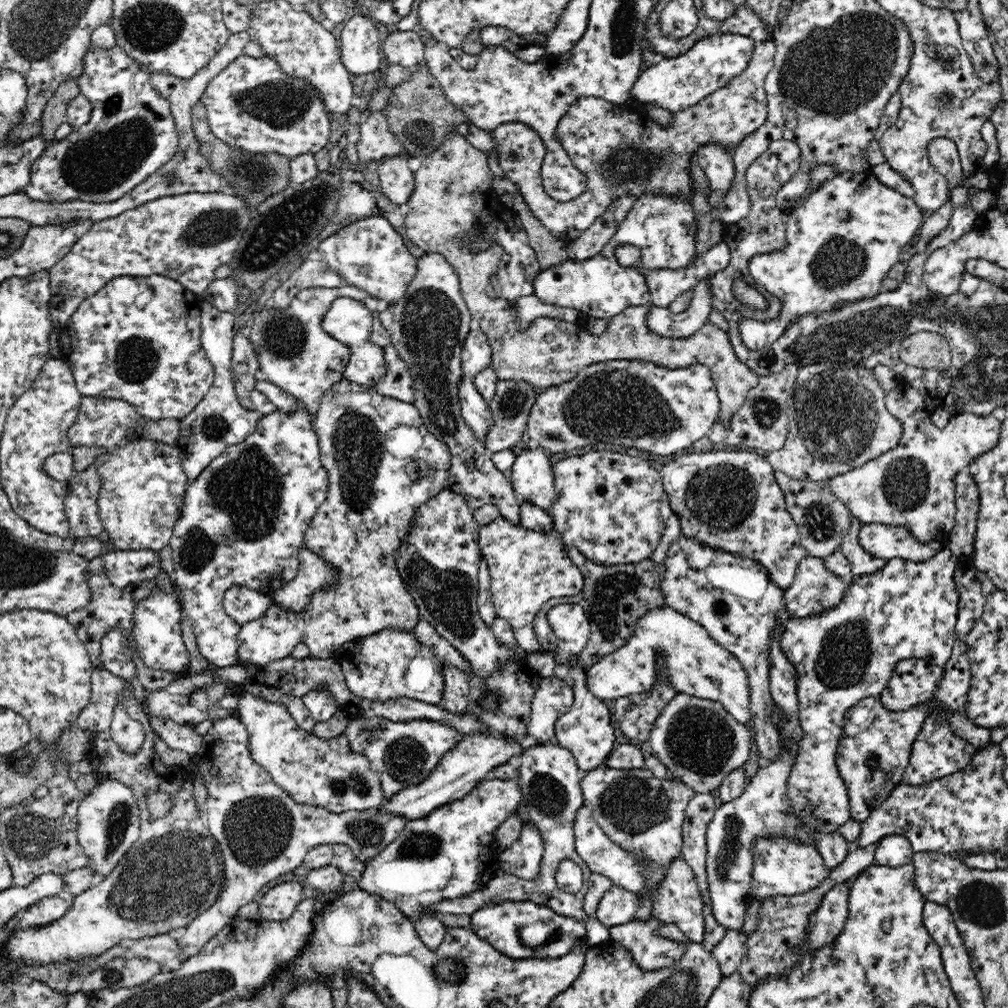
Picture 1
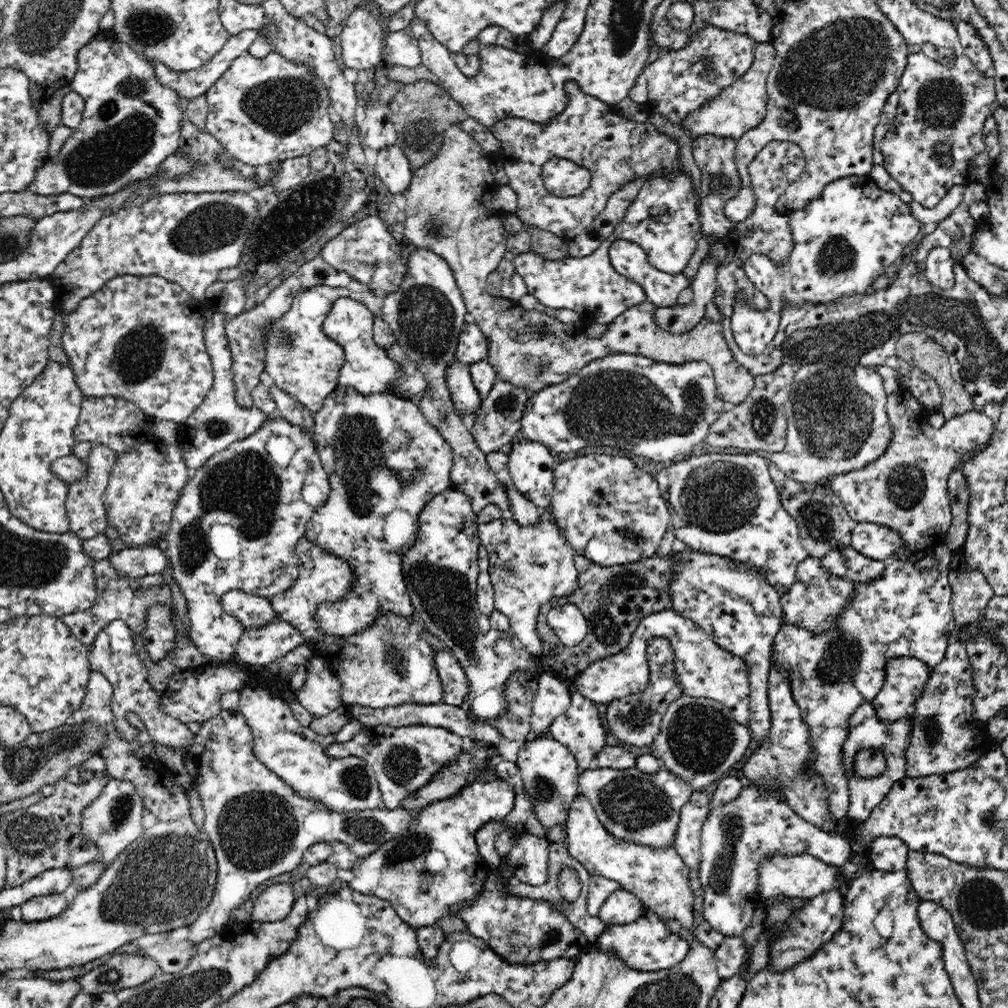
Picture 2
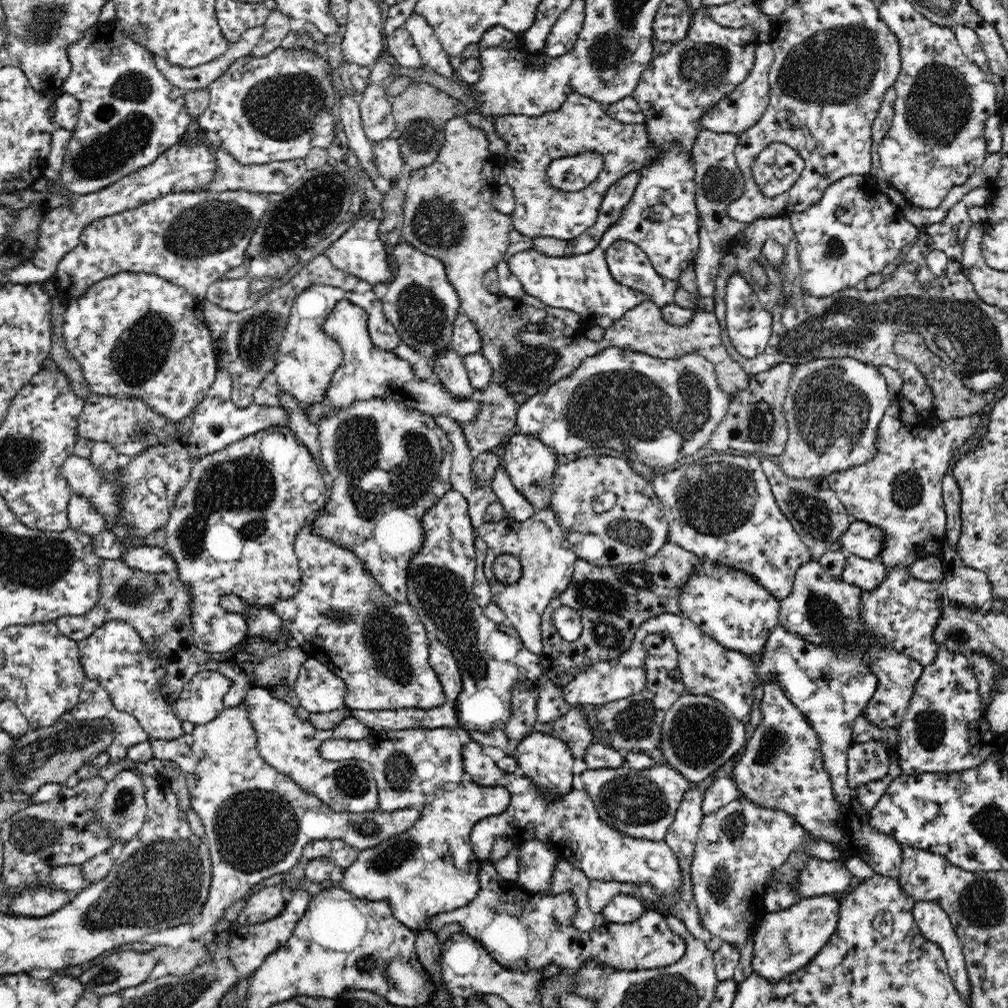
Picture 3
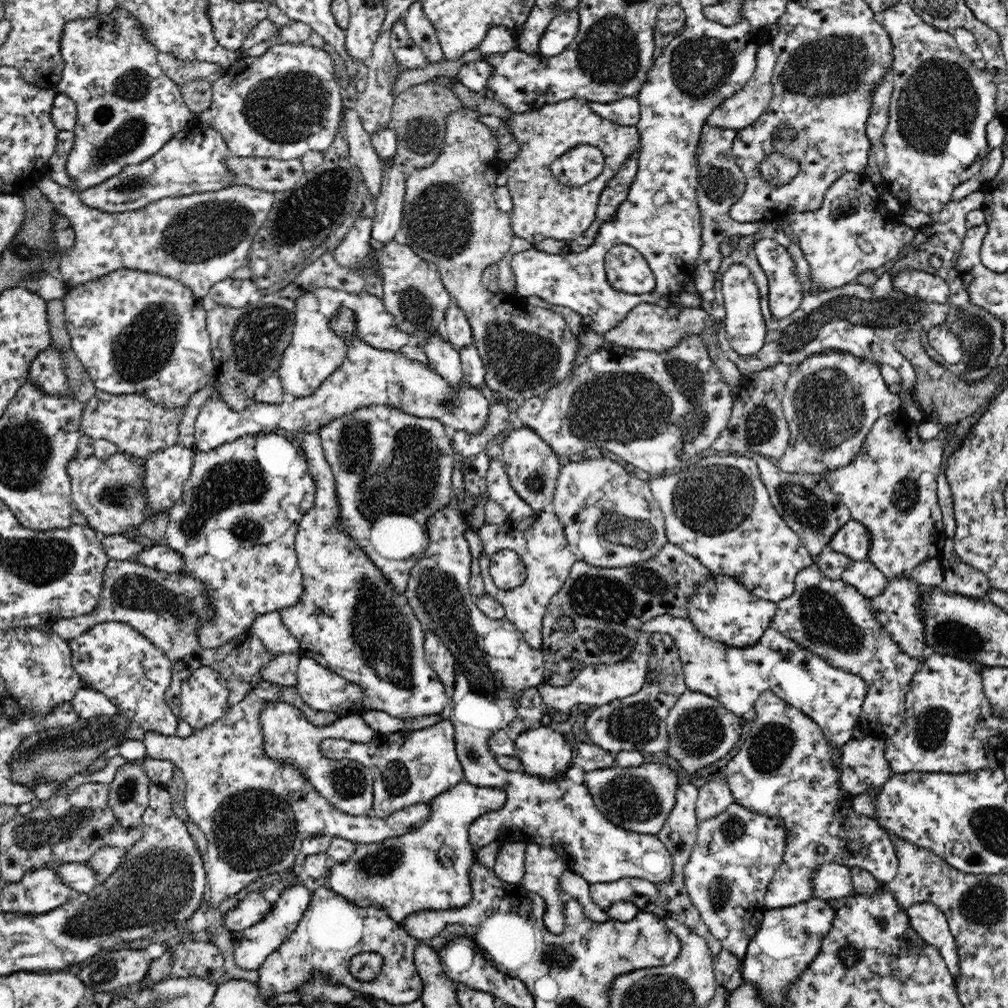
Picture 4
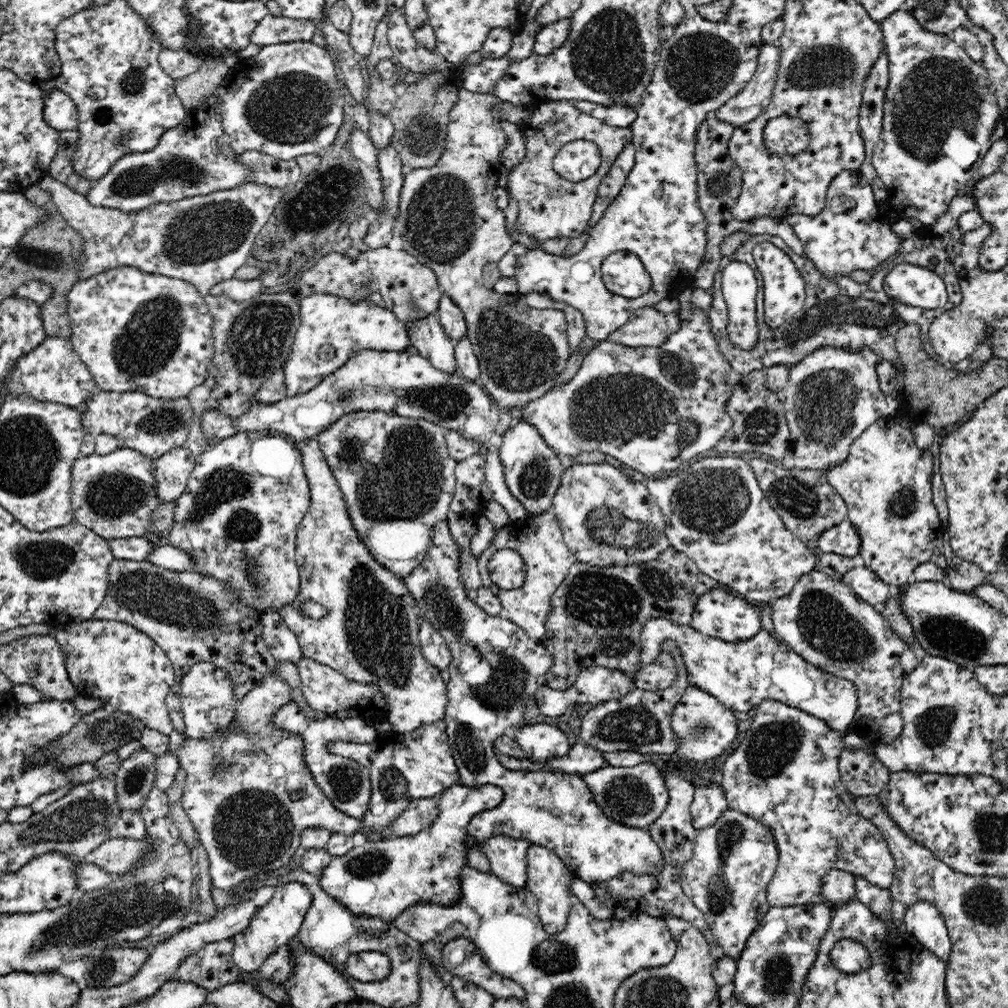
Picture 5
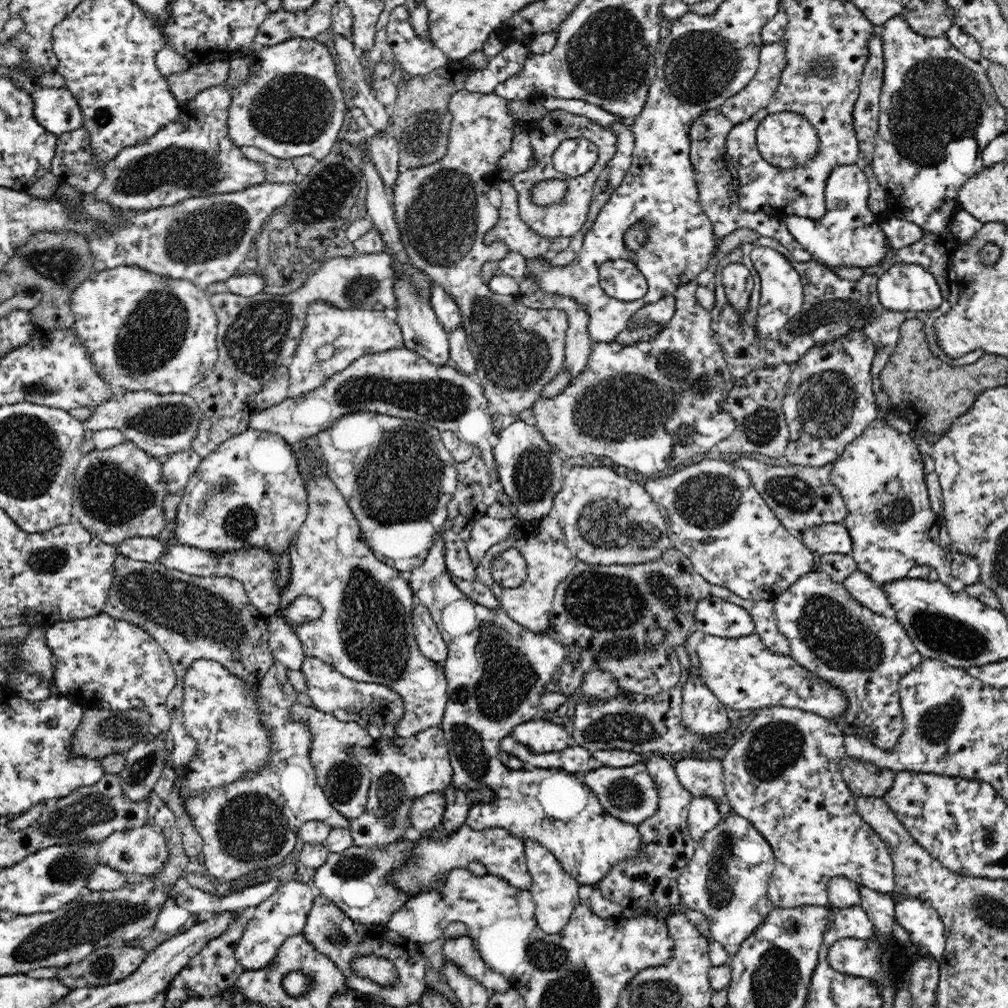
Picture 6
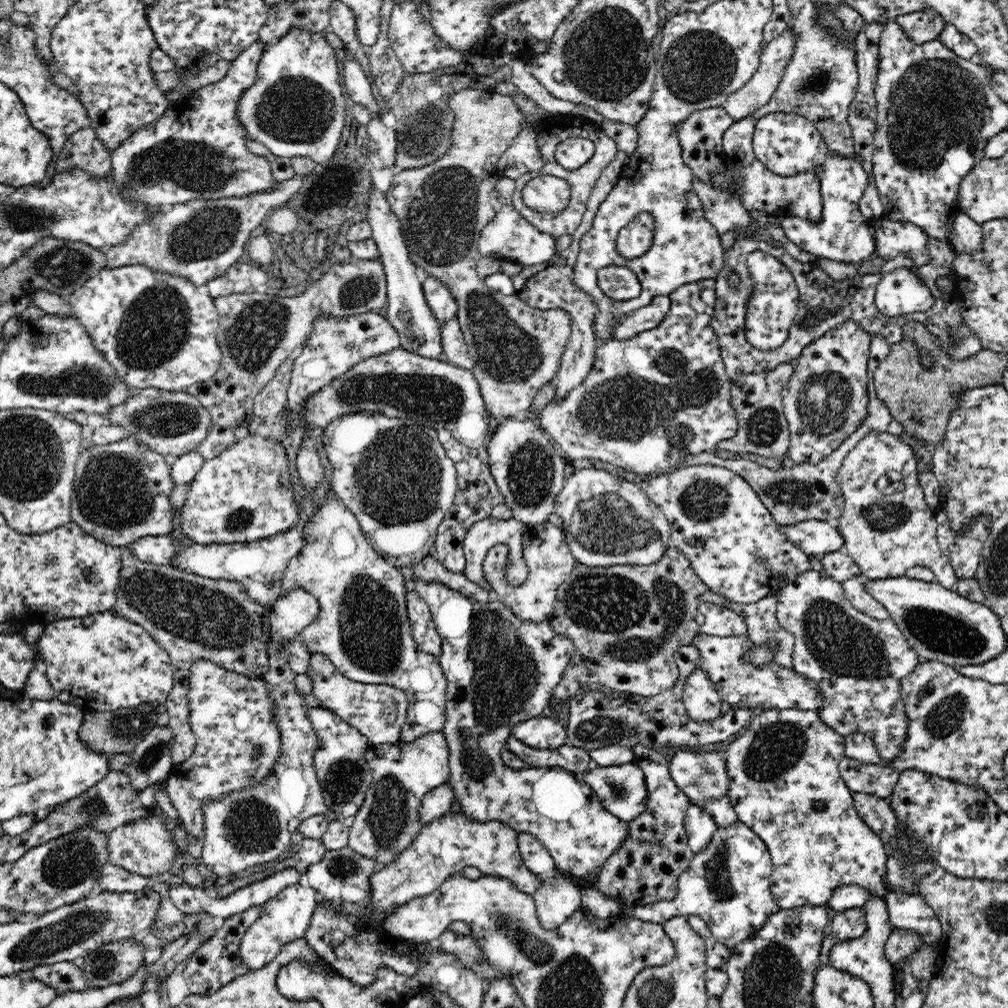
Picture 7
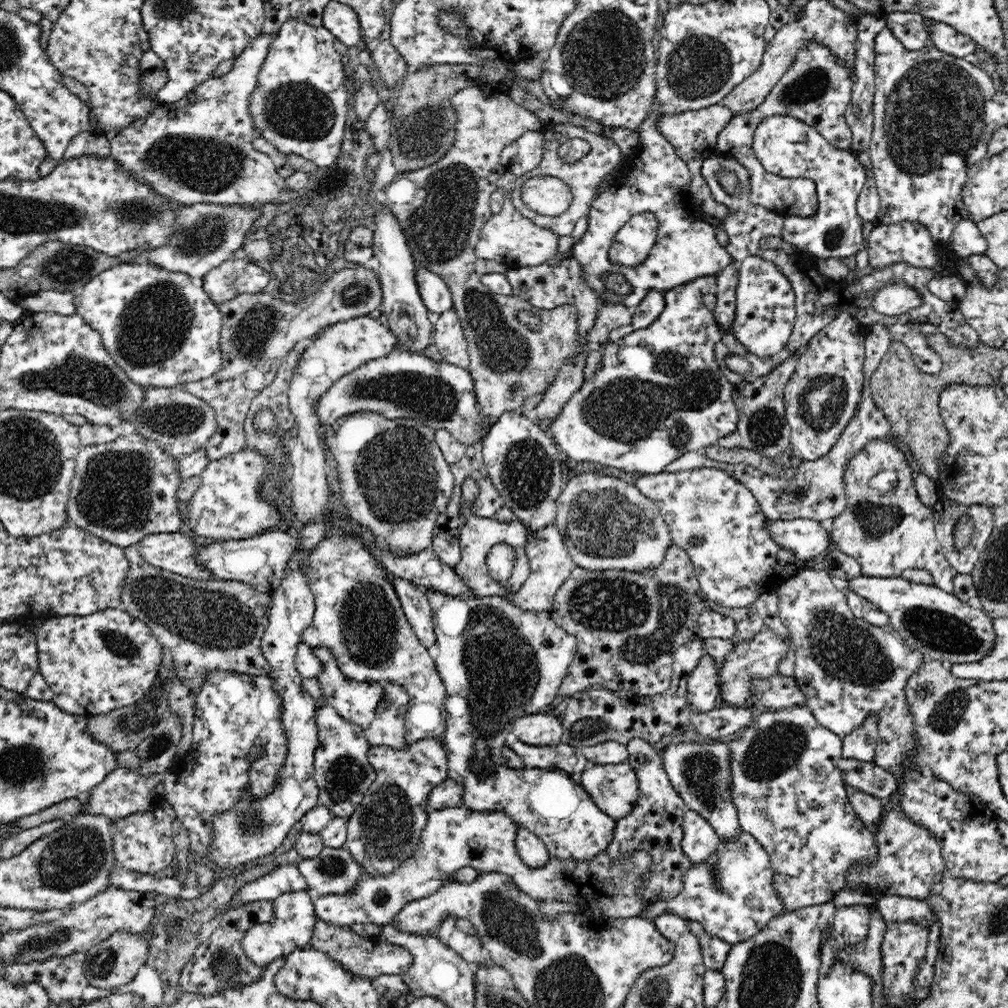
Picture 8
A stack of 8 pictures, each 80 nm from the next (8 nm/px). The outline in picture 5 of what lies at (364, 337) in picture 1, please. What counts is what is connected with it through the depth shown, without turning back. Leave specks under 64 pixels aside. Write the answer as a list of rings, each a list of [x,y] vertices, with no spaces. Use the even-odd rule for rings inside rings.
[[[358,350],[343,368],[322,380],[310,392],[287,396],[274,404],[255,402],[248,412],[238,418],[228,418],[219,410],[202,414],[200,428],[209,438],[211,447],[240,432],[275,431],[287,435],[294,442],[316,438],[342,416],[358,411],[393,412],[404,418],[424,419],[446,431],[458,432],[462,437],[474,440],[486,447],[485,474],[488,489],[494,501],[499,502],[512,521],[522,519],[527,510],[509,492],[503,464],[499,457],[502,437],[496,434],[496,409],[484,388],[466,381],[457,374],[449,374],[434,366],[419,353],[401,351]]]

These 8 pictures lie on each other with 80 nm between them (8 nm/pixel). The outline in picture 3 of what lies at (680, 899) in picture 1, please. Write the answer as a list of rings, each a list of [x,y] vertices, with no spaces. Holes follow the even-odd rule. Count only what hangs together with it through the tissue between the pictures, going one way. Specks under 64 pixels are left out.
[[[474,739],[462,747],[463,769],[470,774],[475,784],[482,786],[504,786],[511,794],[510,806],[498,816],[490,816],[474,824],[470,833],[472,849],[478,859],[490,860],[490,852],[497,838],[509,838],[516,846],[530,840],[538,840],[562,854],[566,861],[578,867],[590,880],[618,883],[638,883],[654,887],[662,896],[679,893],[682,873],[678,857],[660,840],[643,840],[620,833],[602,821],[595,804],[586,790],[576,790],[551,798],[545,796],[528,777],[515,776],[500,770],[494,760],[484,753],[482,745]]]

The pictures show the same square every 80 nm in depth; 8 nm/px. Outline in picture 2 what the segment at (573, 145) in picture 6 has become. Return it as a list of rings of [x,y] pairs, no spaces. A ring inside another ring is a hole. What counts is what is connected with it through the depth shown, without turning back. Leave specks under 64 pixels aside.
[[[550,158],[543,164],[540,181],[548,194],[556,197],[576,197],[589,186],[592,173],[567,158]]]

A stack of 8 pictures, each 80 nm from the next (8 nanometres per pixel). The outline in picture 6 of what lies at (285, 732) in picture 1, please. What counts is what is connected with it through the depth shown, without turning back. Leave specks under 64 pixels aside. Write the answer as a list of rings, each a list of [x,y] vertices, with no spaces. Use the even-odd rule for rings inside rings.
[[[301,703],[290,706],[290,719],[302,721],[310,729],[310,735],[312,735],[310,761],[312,761],[318,785],[322,788],[330,805],[348,820],[358,819],[366,810],[372,773],[346,750],[352,746],[368,747],[374,742],[373,738],[362,725],[356,722],[338,720],[330,713]]]

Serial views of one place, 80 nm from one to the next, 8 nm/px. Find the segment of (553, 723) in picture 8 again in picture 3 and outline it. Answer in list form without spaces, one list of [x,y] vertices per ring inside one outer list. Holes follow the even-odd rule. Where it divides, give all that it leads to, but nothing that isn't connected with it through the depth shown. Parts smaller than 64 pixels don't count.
[[[531,733],[522,739],[513,756],[516,758],[523,775],[530,778],[537,788],[551,798],[560,798],[572,792],[572,764],[574,755],[566,743],[552,734]]]

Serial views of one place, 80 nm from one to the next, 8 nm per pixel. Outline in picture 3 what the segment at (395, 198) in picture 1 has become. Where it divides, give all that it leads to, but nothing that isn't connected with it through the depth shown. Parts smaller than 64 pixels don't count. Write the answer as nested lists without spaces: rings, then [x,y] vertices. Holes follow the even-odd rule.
[[[388,137],[373,143],[373,153],[376,159],[378,172],[387,182],[398,181],[402,174],[403,158],[399,141]]]

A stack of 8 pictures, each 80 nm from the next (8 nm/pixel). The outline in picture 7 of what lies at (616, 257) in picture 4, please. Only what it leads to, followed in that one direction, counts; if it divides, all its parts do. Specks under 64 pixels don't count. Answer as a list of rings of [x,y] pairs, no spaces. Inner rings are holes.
[[[606,266],[597,271],[597,283],[606,295],[615,300],[630,300],[640,296],[638,277],[627,266]]]

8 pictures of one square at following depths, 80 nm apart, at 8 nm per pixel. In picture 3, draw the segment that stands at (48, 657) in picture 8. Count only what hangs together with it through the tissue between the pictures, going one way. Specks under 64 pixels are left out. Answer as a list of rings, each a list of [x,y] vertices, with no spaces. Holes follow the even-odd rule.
[[[109,620],[89,637],[77,640],[79,659],[87,678],[97,680],[109,692],[118,711],[138,719],[149,737],[176,740],[184,735],[182,720],[170,709],[170,702],[161,693],[166,669],[162,660],[148,651],[142,637],[125,620]]]

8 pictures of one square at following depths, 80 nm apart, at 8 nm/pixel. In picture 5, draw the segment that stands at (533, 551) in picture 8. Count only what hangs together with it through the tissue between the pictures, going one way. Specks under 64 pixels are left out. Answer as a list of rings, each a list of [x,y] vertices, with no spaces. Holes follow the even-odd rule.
[[[551,510],[538,516],[526,515],[522,519],[509,520],[502,528],[496,530],[490,546],[477,558],[481,580],[500,600],[504,615],[517,624],[532,640],[542,641],[546,632],[546,616],[558,585],[566,579],[570,567],[577,561],[574,553],[566,546],[562,529],[556,515]],[[510,548],[521,554],[527,566],[525,584],[514,590],[504,590],[493,584],[489,578],[488,564],[494,552]]]

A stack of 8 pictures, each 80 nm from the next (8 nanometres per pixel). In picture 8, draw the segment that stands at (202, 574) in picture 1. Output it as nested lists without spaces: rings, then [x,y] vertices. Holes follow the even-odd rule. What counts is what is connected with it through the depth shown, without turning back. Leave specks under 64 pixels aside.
[[[246,447],[234,454],[222,456],[218,460],[210,460],[200,474],[202,484],[195,491],[189,503],[184,506],[185,524],[189,530],[198,536],[212,540],[244,540],[254,537],[255,534],[270,532],[268,528],[280,524],[282,522],[280,510],[274,504],[264,500],[258,493],[259,482],[262,482],[262,478],[266,478],[266,474],[270,472],[270,460],[266,457],[257,450],[250,450]]]

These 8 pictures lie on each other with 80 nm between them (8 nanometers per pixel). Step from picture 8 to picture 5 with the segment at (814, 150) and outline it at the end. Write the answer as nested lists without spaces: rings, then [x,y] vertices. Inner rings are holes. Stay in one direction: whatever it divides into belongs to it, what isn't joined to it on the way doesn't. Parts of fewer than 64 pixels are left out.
[[[782,115],[767,120],[762,138],[770,154],[796,156],[808,148],[810,131],[800,117]],[[858,169],[839,172],[832,179],[825,197],[825,208],[820,214],[786,218],[804,244],[805,256],[828,277],[849,276],[855,270],[868,272],[896,253],[903,238],[891,229],[893,219],[883,205],[874,201],[874,188]]]

